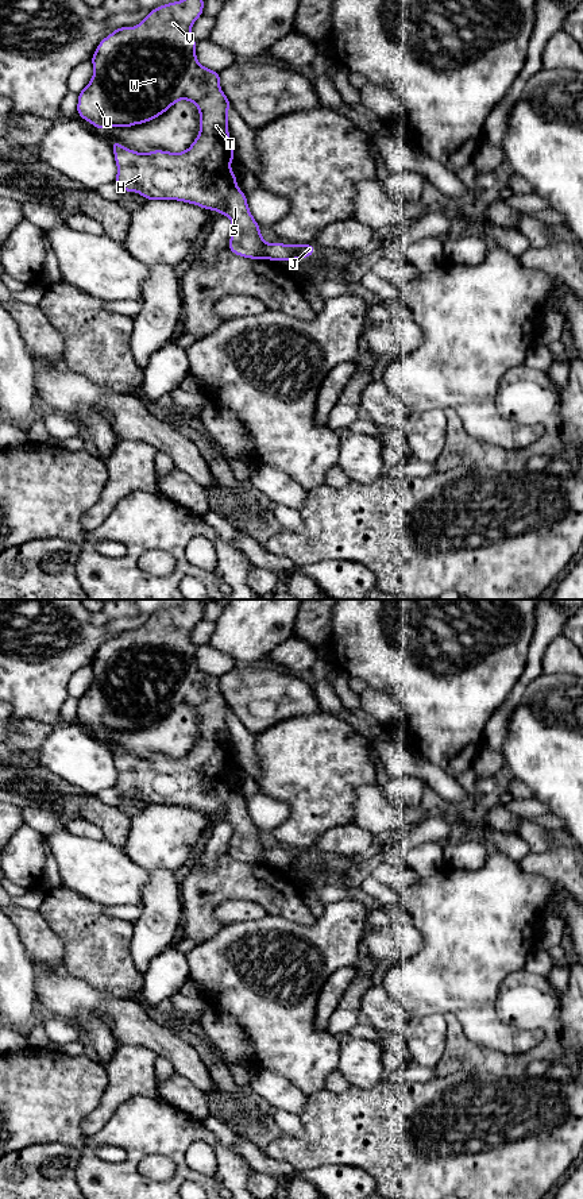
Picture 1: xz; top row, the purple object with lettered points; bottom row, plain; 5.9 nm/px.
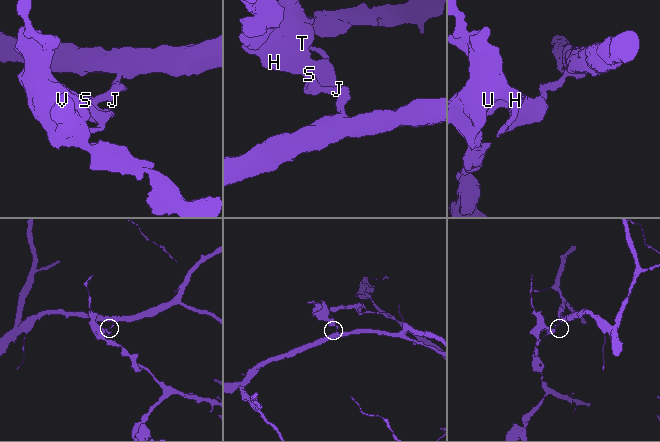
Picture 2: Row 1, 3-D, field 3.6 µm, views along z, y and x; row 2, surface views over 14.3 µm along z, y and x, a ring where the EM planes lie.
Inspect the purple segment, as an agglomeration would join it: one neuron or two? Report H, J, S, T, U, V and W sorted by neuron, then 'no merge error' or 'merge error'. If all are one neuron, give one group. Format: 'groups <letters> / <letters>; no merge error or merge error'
groups H S T U V W / J; merge error

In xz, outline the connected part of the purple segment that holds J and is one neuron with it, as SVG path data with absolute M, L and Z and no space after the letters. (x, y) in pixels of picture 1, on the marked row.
M266 243L263 252L265 258L270 261L297 261L308 258L314 254L316 247L313 244L282 244L282 243Z

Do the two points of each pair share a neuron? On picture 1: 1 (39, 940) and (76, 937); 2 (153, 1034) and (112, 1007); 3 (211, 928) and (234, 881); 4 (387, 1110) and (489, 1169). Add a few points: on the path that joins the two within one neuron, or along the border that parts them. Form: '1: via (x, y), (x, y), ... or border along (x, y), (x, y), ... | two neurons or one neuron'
1: border along (41, 916), (62, 941), (64, 967), (66, 970) | two neurons
2: via (143, 1032), (122, 1011) | one neuron
3: via (208, 916), (208, 905), (221, 891) | one neuron
4: via (404, 1141), (412, 1156), (425, 1164), (458, 1164) | one neuron

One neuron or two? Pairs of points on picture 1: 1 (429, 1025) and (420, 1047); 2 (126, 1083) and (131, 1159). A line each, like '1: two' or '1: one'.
1: one
2: two

